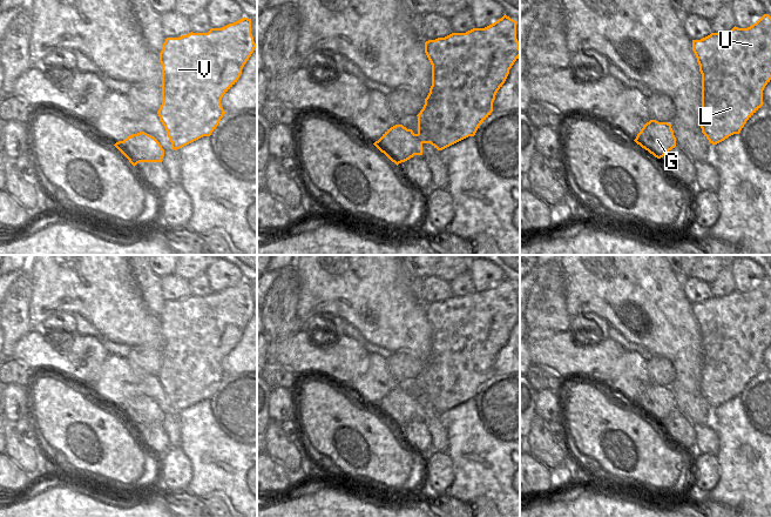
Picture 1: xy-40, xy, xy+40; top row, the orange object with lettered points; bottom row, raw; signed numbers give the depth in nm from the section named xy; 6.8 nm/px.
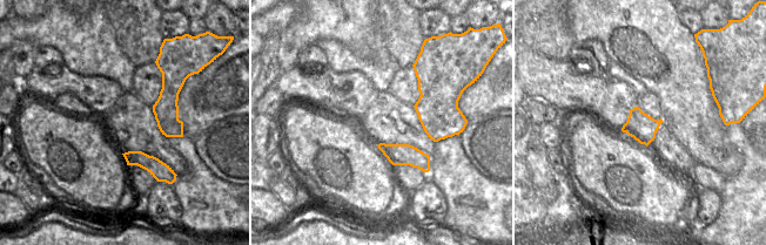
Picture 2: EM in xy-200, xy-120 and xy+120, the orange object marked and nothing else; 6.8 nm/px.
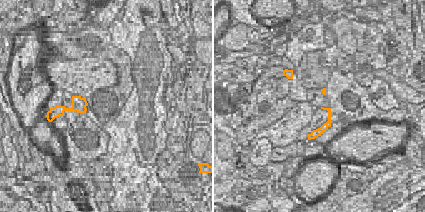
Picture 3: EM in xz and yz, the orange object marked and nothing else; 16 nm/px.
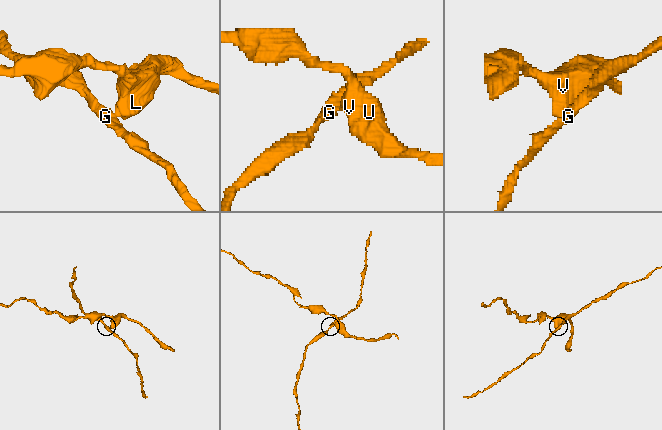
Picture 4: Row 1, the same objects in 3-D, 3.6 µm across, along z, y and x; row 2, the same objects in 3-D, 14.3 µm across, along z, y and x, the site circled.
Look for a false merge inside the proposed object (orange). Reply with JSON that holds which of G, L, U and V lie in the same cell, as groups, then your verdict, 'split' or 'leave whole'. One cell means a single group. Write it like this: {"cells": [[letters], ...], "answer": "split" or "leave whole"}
{"cells": [["G"], ["L", "U", "V"]], "answer": "split"}

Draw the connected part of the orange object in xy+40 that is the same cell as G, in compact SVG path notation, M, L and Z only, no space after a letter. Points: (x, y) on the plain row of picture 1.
M656 383L647 385L634 404L657 422L663 421L676 410L671 388Z

